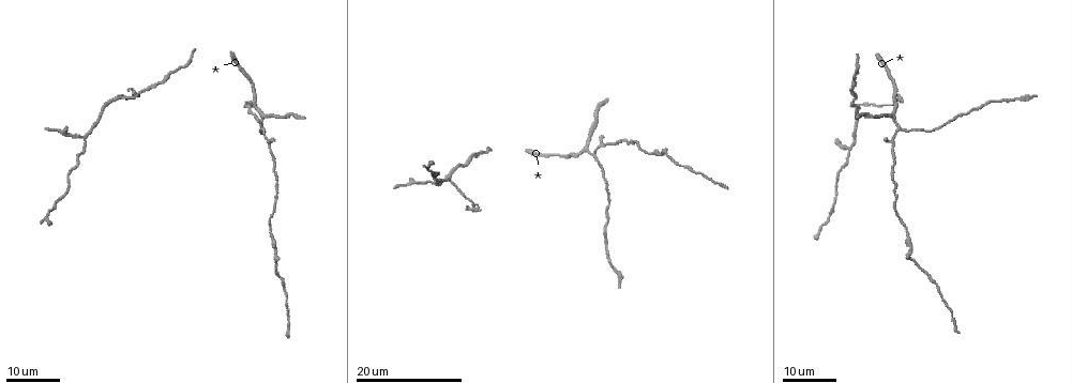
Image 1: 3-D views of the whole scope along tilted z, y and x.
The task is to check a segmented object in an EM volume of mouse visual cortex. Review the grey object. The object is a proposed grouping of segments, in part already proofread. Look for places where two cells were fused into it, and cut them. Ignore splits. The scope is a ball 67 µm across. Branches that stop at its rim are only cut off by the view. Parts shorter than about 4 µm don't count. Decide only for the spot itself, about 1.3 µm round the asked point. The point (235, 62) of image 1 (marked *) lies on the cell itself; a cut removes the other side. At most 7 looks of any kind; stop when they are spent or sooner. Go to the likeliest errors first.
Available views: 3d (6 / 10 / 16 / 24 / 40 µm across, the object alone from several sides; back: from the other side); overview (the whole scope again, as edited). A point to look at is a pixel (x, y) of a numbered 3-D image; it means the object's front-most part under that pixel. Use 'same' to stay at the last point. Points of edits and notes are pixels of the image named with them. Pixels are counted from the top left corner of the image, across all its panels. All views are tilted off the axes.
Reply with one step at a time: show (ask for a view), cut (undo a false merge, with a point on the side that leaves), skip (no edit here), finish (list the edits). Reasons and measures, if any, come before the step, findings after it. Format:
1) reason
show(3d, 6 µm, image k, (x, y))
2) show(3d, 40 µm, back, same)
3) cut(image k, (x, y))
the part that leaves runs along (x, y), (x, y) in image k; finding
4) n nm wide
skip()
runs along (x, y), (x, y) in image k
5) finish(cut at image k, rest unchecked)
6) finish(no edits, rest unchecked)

arms part here
show(3d, 16 µm, image 1, (264, 116))

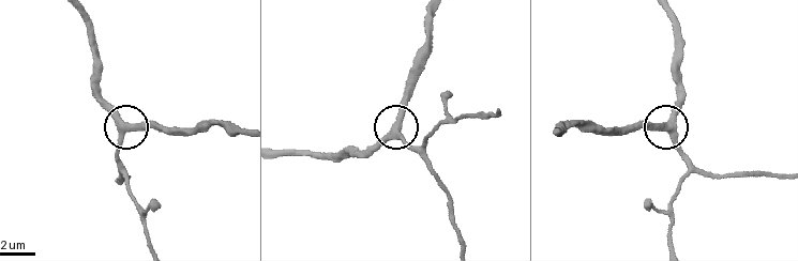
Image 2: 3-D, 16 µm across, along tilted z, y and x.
show(3d, 6 µm, image 2, (128, 132))

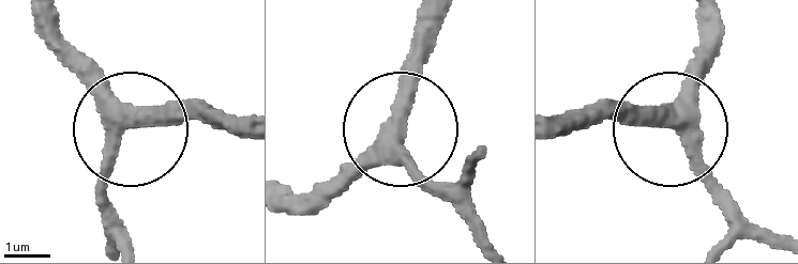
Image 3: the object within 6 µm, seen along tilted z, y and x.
show(3d, 6 µm, back, image 3, (126, 120))

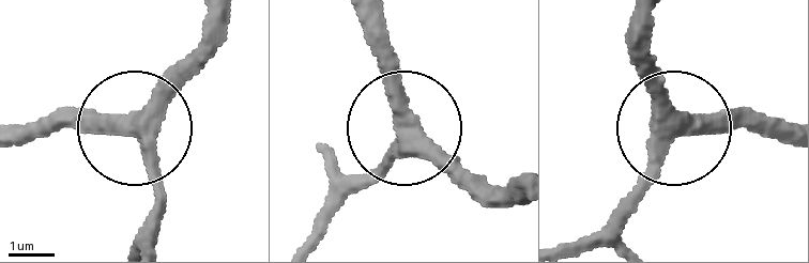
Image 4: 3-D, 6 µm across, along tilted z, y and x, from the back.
side arm 11 µm
skip()
runs along (657, 16), (649, 72), (681, 122), (784, 122) in image 4; continuous, no second cell

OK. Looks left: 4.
three-way junction
show(3d, 16 µm, image 1, (432, 182))

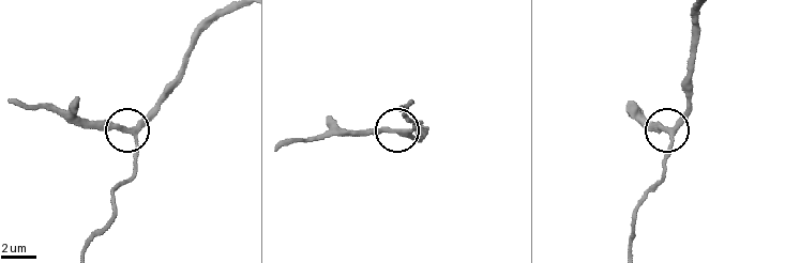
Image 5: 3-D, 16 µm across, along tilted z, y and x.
show(3d, 10 µm, image 5, (134, 134))

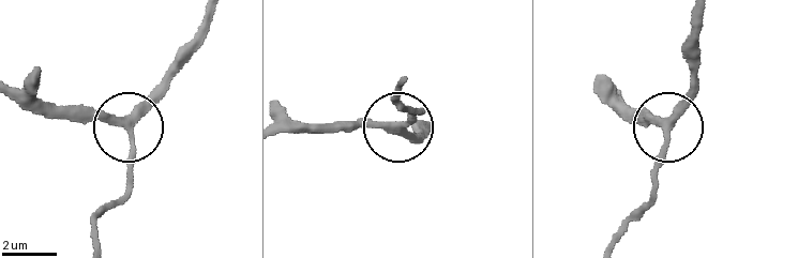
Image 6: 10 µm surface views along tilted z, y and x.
closer look
show(3d, 6 µm, image 6, (667, 126))

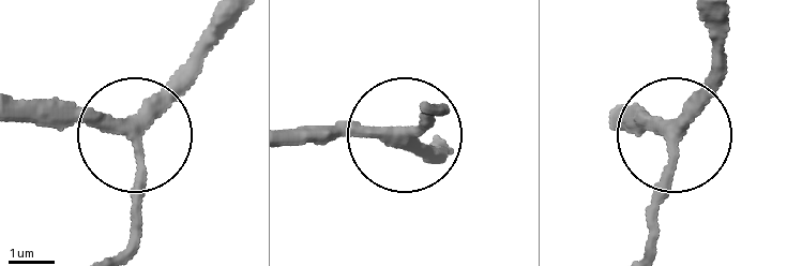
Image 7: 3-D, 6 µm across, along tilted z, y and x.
skip()
runs along (721, 21), (681, 118), (653, 131), (620, 123) in image 7; continuous, no second cell

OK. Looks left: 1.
finish(no edits, rest unchecked)

